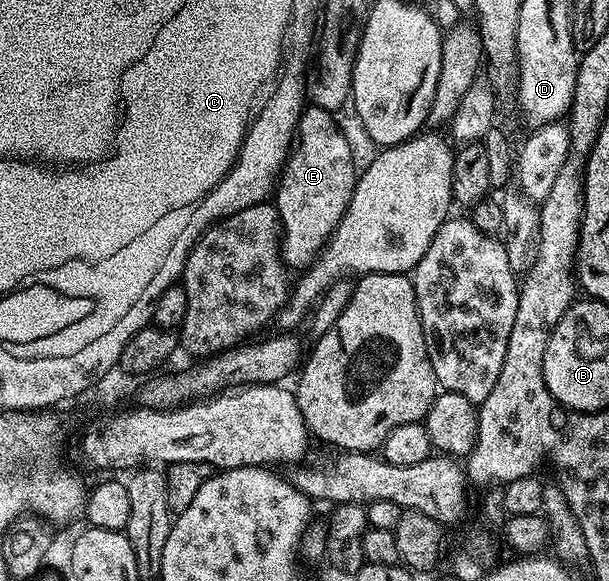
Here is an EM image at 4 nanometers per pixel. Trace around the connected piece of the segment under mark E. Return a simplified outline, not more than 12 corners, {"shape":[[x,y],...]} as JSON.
{"shape":[[301,108],[274,186],[289,270],[315,261],[354,195],[352,145]]}

